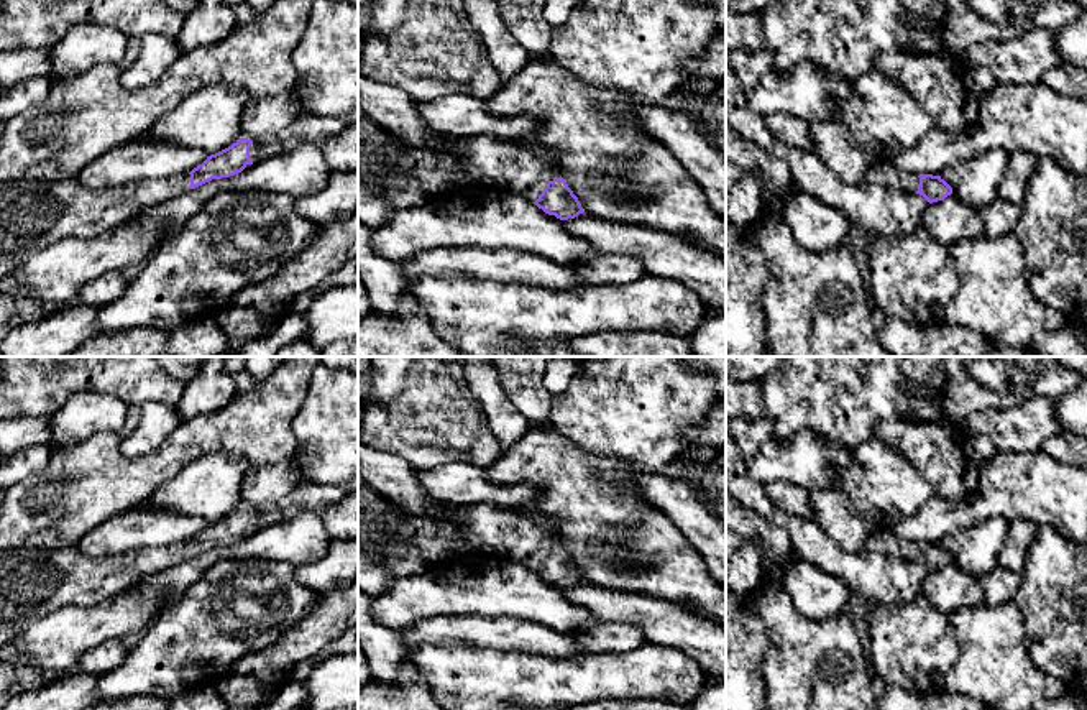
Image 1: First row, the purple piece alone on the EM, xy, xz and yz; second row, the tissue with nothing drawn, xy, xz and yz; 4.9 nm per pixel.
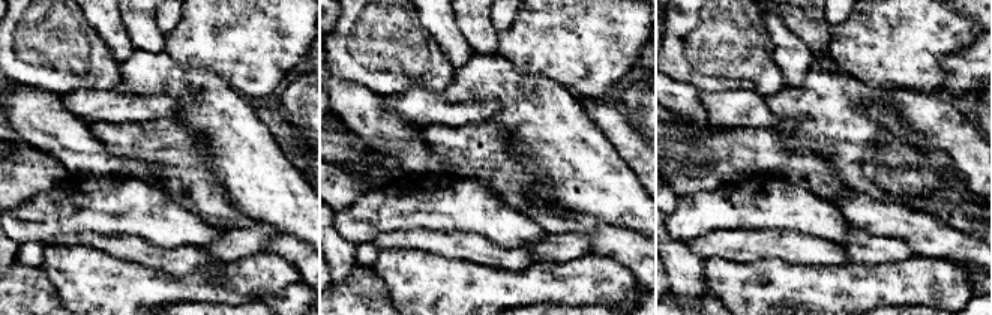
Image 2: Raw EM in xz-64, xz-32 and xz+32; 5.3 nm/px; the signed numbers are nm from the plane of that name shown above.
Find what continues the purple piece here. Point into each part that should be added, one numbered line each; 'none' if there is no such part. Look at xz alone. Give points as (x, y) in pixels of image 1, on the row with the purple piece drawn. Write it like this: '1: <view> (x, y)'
1: xz (406, 175)

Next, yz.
1: yz (882, 171)

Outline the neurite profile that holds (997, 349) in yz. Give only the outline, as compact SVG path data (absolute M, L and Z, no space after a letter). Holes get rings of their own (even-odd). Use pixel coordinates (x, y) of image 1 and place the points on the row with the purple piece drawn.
M992 342L992 348L987 353L984 353L982 357L1049 357L1049 355L1039 353L1039 352L1033 350L1031 347L1015 348L1010 345L1002 345L1002 343Z

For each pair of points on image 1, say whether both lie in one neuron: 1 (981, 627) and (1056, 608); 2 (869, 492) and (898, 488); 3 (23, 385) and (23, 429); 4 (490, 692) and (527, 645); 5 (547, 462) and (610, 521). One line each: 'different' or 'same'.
1: different
2: same
3: different
4: different
5: same

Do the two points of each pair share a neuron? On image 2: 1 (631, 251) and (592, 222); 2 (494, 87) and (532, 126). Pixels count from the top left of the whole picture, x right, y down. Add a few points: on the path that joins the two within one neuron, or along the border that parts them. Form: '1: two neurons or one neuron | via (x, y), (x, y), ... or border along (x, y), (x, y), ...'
1: one neuron | via (622, 245), (610, 240), (601, 231)
2: one neuron | via (505, 96), (524, 116)

